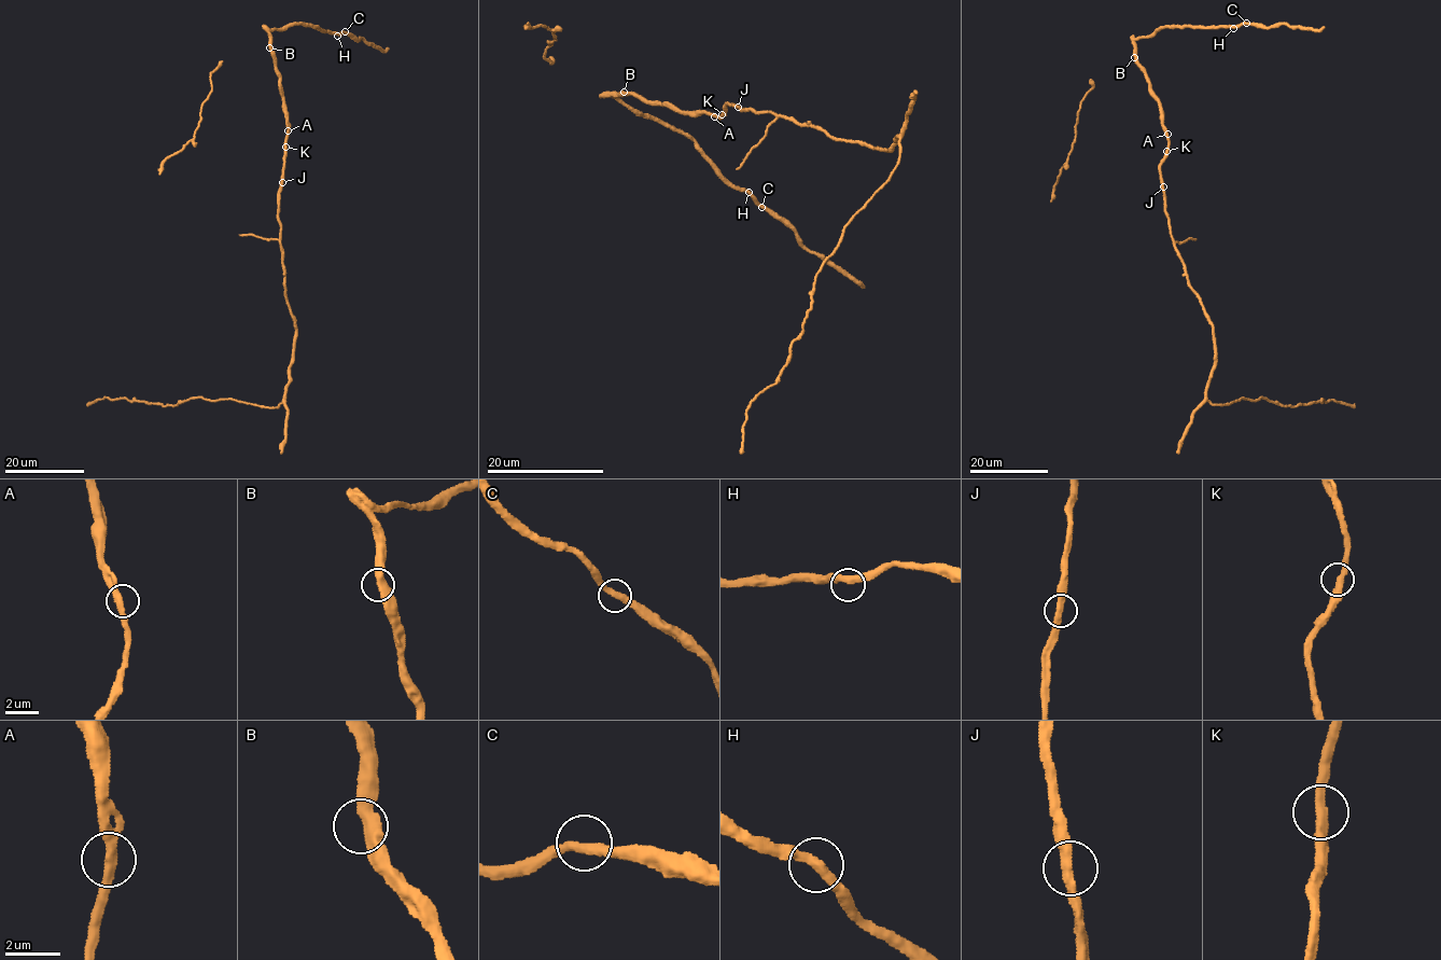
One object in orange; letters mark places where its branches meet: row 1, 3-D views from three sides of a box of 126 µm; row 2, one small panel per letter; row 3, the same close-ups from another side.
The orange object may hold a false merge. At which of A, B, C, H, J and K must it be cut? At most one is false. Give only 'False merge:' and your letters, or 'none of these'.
False merge: none of these

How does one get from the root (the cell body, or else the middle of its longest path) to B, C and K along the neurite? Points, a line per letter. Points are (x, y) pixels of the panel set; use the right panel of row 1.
B: (1172, 235), (1160, 177), (1160, 163), (1167, 143), (1161, 106), (1150, 89), (1144, 68), (1134, 57)
C: (1172, 235), (1160, 171), (1167, 137), (1161, 106), (1137, 63), (1134, 41), (1165, 27), (1246, 23)
K: (1172, 235), (1160, 171), (1166, 151)

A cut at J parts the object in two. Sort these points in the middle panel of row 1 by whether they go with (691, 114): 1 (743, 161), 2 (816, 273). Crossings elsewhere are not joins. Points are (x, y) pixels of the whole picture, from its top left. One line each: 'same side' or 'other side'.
1: other side
2: other side

